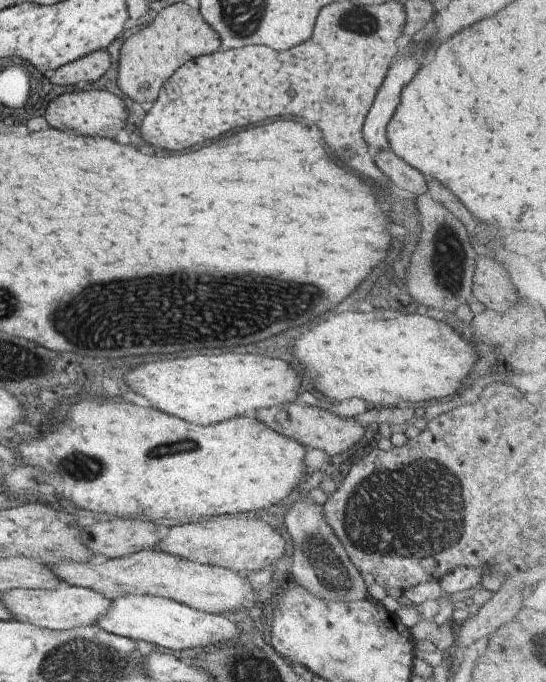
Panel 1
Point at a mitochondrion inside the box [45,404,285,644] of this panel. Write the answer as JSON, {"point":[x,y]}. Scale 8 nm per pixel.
{"point":[79,465]}

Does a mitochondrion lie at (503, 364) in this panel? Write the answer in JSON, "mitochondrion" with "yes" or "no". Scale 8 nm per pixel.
{"mitochondrion":"no"}

